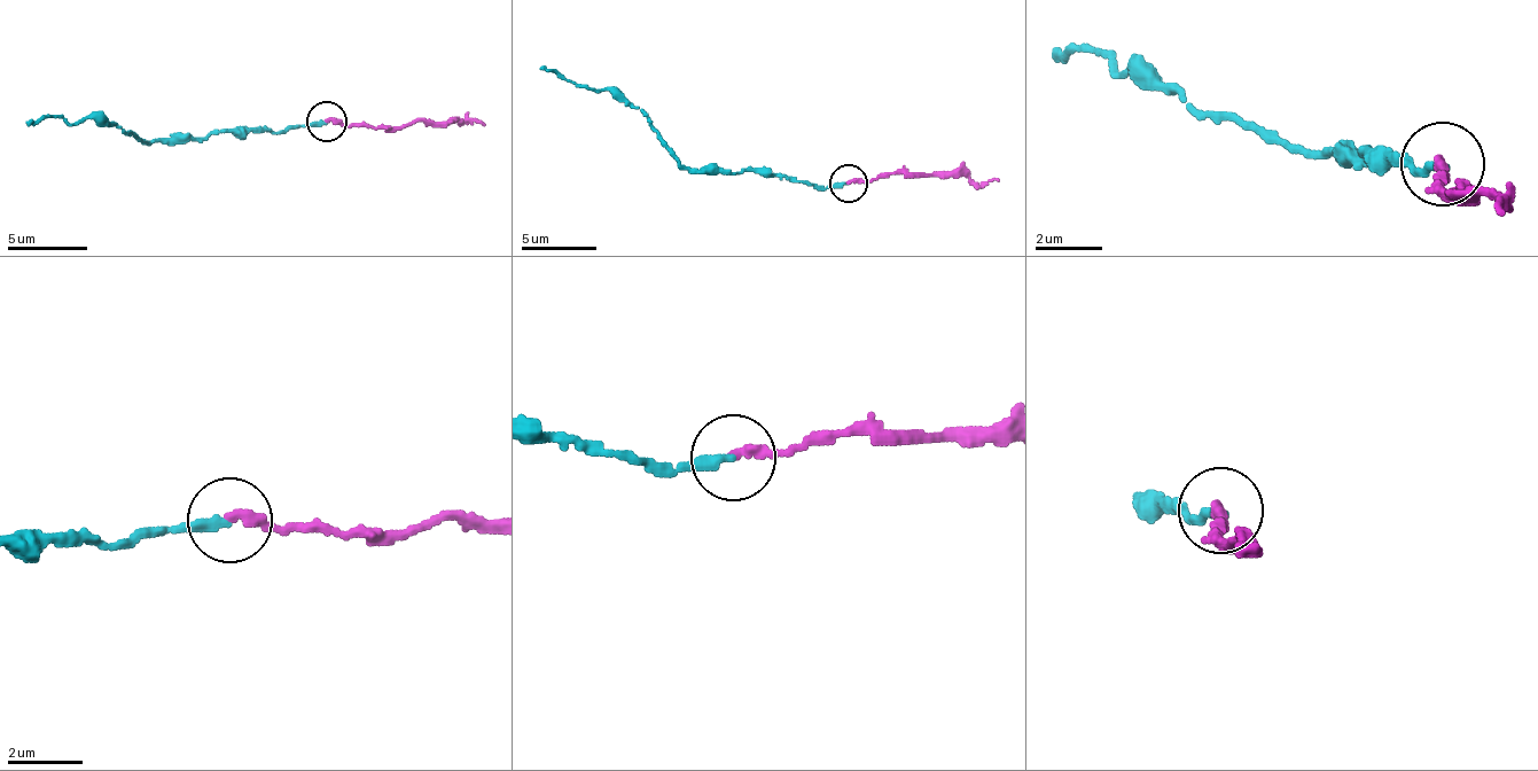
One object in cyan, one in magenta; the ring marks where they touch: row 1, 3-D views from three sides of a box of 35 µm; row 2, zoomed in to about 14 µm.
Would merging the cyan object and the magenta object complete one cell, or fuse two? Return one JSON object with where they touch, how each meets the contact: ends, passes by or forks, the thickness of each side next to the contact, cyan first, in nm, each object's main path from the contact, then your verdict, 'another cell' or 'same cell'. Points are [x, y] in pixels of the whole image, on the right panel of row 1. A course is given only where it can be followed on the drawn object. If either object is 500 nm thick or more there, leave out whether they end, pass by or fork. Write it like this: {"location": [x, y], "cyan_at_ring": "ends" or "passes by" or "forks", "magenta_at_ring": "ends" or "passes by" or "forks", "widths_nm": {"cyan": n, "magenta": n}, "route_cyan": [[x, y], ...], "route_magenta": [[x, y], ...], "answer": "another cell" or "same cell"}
{"location": [1442, 163], "cyan_at_ring": "ends", "magenta_at_ring": "ends", "widths_nm": {"cyan": 280, "magenta": 280}, "route_cyan": [[1444, 165], [1413, 169], [1365, 147], [1353, 162], [1336, 152], [1204, 119], [1102, 54], [1054, 54]], "route_magenta": [[1444, 165], [1437, 185], [1466, 194], [1496, 196], [1496, 210]], "answer": "same cell"}

